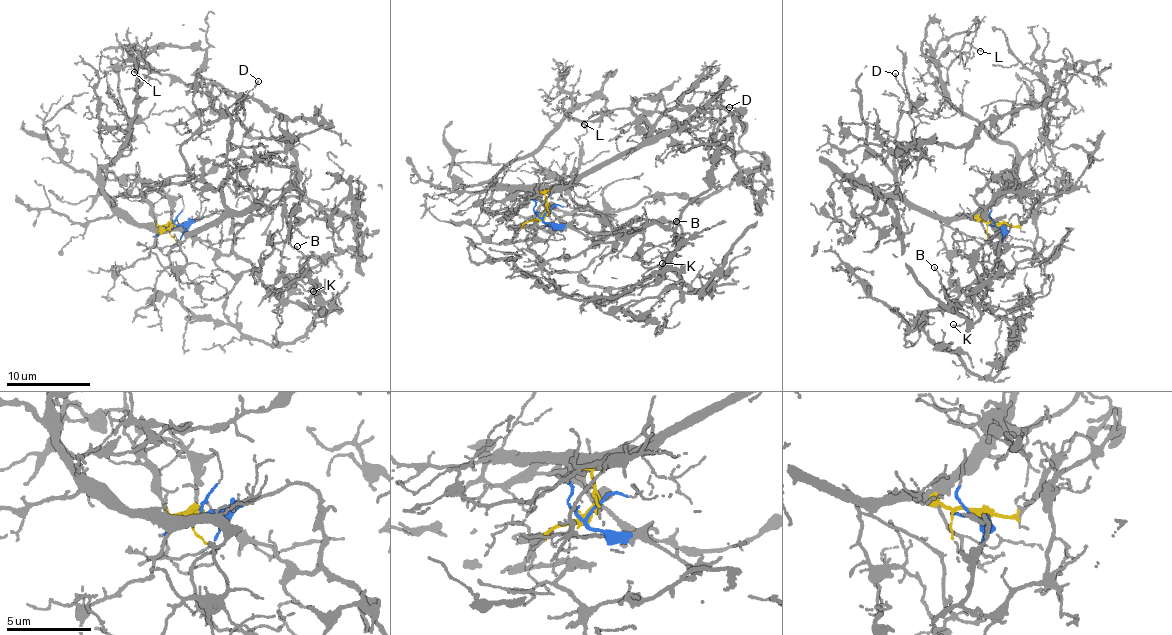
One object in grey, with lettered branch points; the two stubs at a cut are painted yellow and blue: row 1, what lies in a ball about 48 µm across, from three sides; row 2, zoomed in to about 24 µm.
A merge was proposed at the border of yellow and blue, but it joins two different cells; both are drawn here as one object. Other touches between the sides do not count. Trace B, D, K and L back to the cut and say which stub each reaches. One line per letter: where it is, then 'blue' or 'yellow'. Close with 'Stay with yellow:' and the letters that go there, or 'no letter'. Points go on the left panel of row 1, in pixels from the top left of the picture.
B: (297, 246) | blue
D: (258, 81) | yellow
K: (313, 291) | blue
L: (134, 72) | yellow
Stay with yellow: D, L

